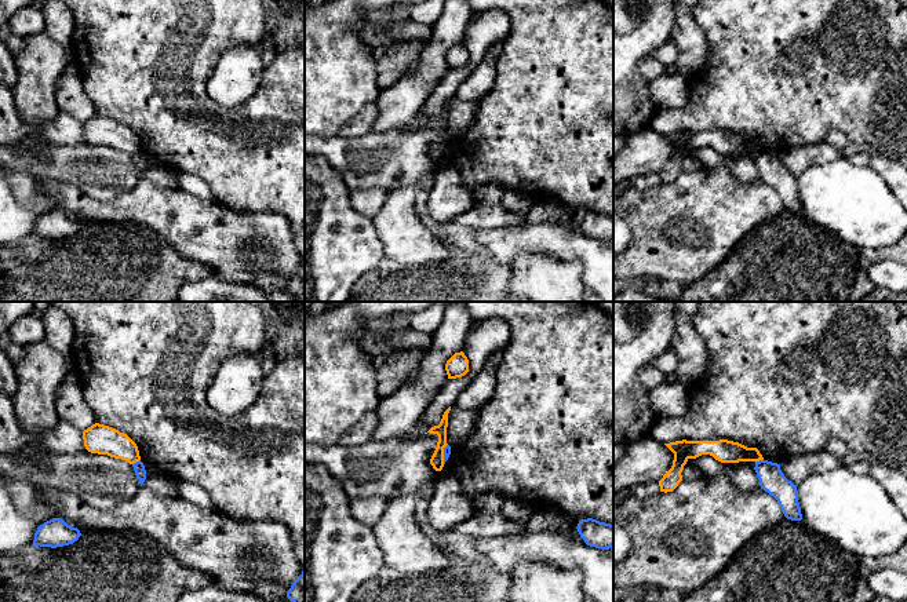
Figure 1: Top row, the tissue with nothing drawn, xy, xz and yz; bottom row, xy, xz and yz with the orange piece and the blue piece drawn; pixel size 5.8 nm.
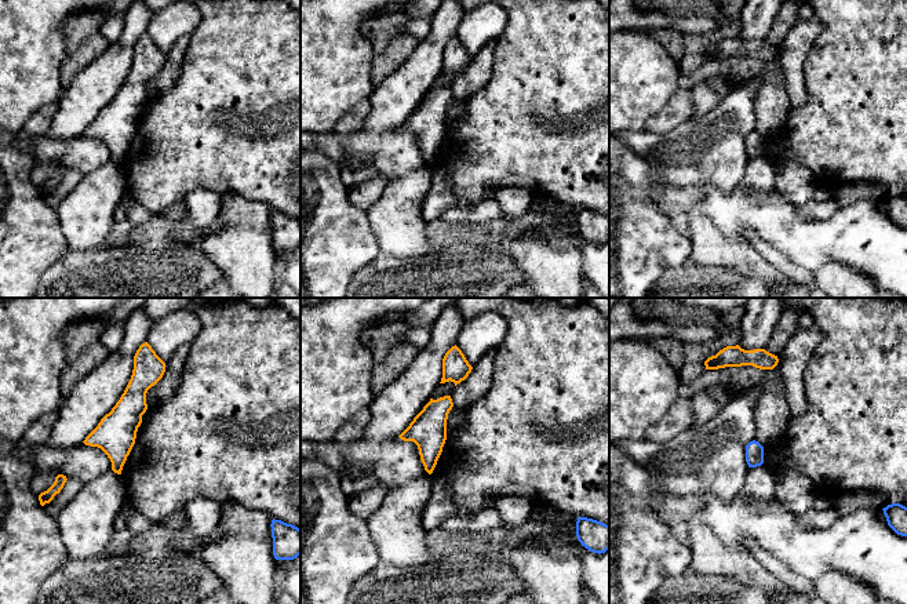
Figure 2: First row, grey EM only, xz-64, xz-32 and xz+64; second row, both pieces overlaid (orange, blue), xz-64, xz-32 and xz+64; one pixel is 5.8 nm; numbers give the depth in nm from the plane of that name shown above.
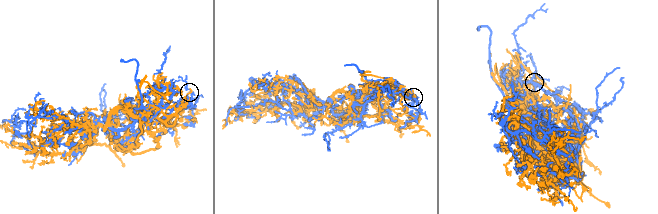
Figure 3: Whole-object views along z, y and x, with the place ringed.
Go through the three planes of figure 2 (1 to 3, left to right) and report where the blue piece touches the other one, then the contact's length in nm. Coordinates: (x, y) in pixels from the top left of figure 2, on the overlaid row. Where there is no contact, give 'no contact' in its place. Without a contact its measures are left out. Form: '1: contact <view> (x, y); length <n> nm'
1: no contact
2: no contact
3: no contact

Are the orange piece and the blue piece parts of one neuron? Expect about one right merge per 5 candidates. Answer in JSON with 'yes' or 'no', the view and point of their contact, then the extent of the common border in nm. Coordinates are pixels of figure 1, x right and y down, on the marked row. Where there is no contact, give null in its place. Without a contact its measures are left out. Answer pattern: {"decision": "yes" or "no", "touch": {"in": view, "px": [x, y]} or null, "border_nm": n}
{"decision": "no", "touch": {"in": "xy", "px": [135, 462]}, "border_nm": 60}

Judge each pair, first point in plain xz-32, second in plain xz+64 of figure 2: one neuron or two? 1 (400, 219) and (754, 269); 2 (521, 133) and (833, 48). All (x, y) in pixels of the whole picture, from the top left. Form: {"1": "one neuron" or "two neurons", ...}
{"1": "one neuron", "2": "one neuron"}

